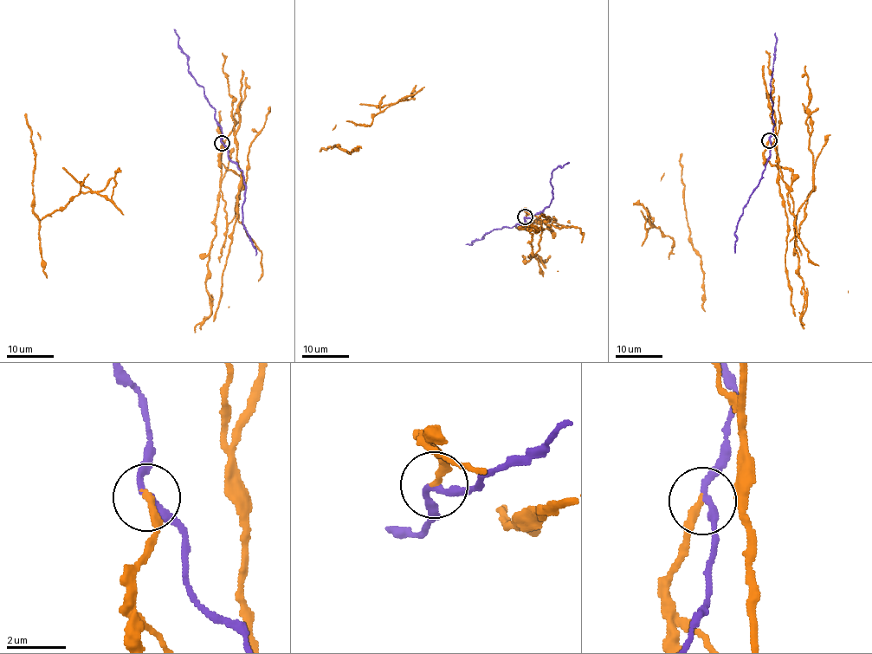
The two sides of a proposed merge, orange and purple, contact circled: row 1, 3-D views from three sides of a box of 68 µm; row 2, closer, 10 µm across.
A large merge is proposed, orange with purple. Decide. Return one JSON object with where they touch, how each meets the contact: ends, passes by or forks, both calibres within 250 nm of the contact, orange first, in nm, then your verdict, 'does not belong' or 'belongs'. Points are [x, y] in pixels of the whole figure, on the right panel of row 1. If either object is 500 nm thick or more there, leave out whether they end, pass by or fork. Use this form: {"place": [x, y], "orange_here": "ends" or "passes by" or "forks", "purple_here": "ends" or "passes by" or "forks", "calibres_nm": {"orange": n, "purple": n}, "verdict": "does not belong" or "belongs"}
{"place": [769, 140], "orange_here": "ends", "purple_here": "passes by", "calibres_nm": {"orange": 240, "purple": 220}, "verdict": "does not belong"}

